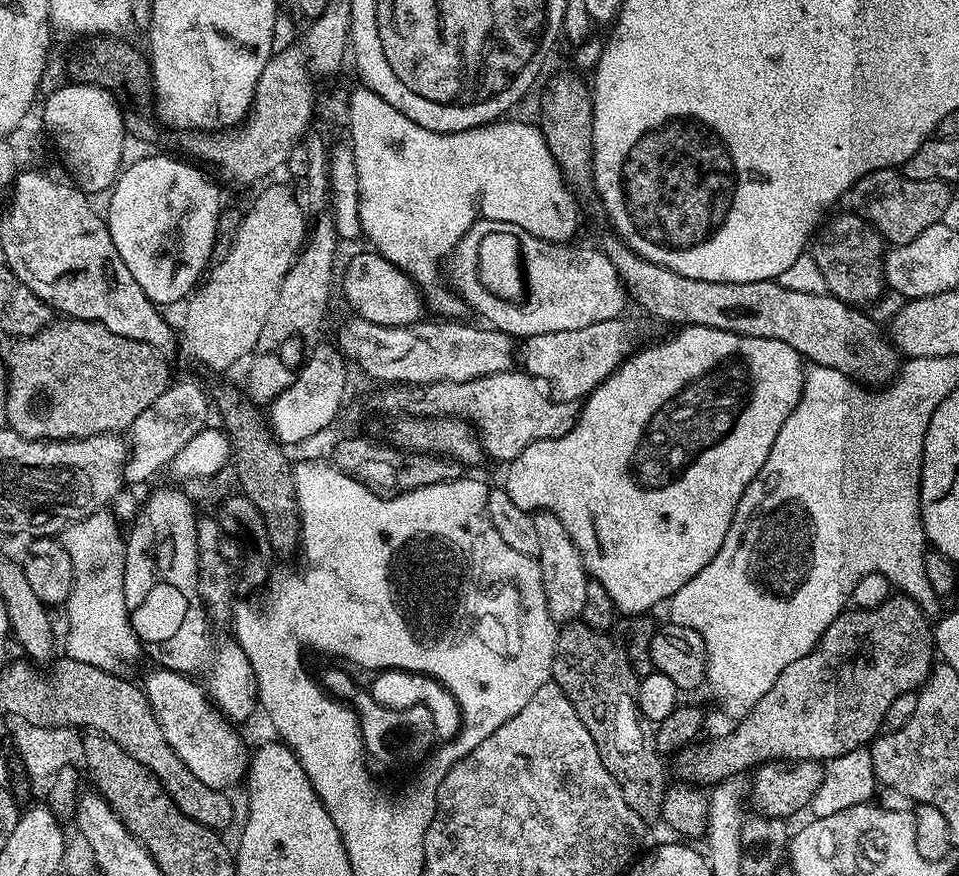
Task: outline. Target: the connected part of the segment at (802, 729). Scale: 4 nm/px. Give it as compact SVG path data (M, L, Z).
M892 594L889 600L881 602L877 608L856 608L841 612L840 617L832 623L826 630L826 634L822 634L819 642L812 647L810 654L802 654L802 658L798 658L794 662L790 662L786 666L786 670L782 670L778 674L778 678L772 682L772 685L766 690L766 694L762 694L762 698L751 710L748 715L739 721L740 724L733 732L728 732L725 736L720 736L717 740L712 740L709 744L704 744L697 750L694 758L694 776L695 783L700 786L715 786L721 780L728 779L743 773L743 768L749 770L755 769L761 764L766 764L770 760L815 760L817 762L827 762L838 758L842 754L850 754L850 750L858 750L859 748L871 745L877 736L881 735L882 729L885 727L887 718L887 710L894 698L903 692L915 692L920 685L928 679L928 675L932 673L934 667L934 632L930 627L929 617L918 607L910 597L903 594Z

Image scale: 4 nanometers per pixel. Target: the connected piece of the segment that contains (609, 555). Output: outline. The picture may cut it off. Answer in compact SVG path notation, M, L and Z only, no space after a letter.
M693 324L673 332L676 333L661 344L633 351L593 392L588 393L583 401L584 408L582 404L576 424L569 432L553 440L539 440L526 446L526 450L522 450L522 454L515 456L507 465L508 473L502 480L502 487L510 494L510 498L514 498L514 503L522 506L522 510L531 513L549 512L554 514L554 518L558 518L558 522L562 522L589 577L601 584L606 594L610 594L617 613L629 616L651 613L655 604L660 604L663 600L664 603L671 601L672 595L682 590L682 586L686 586L686 582L690 582L690 578L694 578L694 574L698 574L698 570L702 570L702 566L706 566L710 558L714 558L714 554L722 550L722 542L726 542L726 530L730 530L734 510L738 510L738 502L746 486L750 486L758 470L762 470L762 462L766 462L770 446L774 446L774 438L778 438L778 430L782 430L782 422L786 422L794 406L798 406L804 385L805 361L793 348L786 346L786 342L743 336Z

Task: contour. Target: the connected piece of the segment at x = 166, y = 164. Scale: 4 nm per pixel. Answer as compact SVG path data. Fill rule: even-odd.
M144 156L132 165L129 163L117 176L107 197L106 219L110 238L114 238L114 246L118 246L122 262L126 262L126 270L134 274L134 282L138 282L146 298L158 306L176 304L180 299L183 301L201 283L209 267L208 259L216 241L216 227L222 207L219 190L199 172L201 169L187 159L179 159L175 160L172 156Z

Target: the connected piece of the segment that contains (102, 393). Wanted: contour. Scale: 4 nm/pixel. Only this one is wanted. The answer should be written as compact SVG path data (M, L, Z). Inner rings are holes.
M56 318L38 334L17 339L13 344L16 345L8 352L8 366L6 366L5 418L7 427L11 428L19 436L24 436L27 440L81 440L91 436L123 433L123 428L124 431L131 429L134 418L138 418L138 414L142 414L142 410L146 410L154 402L158 402L158 398L162 398L162 394L170 387L168 364L164 361L167 359L161 353L157 352L149 344L143 344L134 338L126 338L122 334L114 334L114 330L106 330L106 326L95 324L89 320Z

